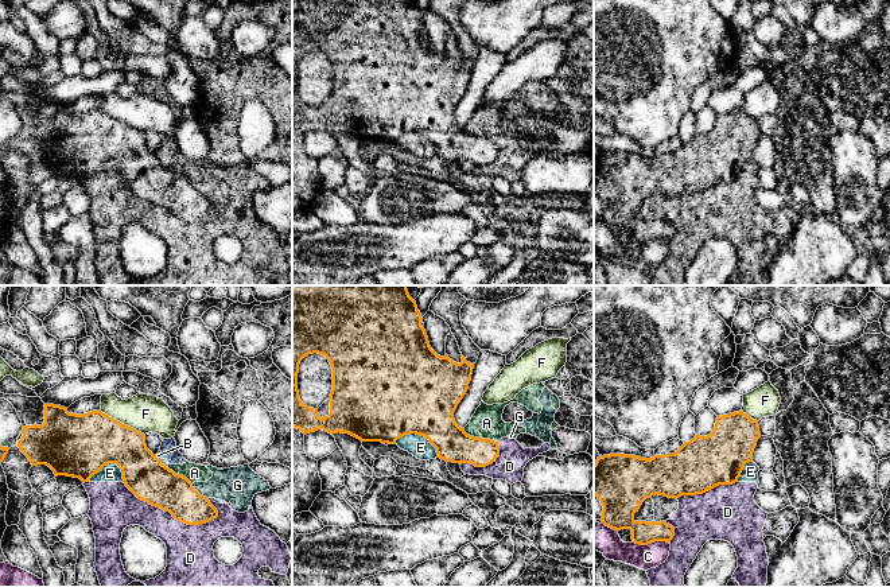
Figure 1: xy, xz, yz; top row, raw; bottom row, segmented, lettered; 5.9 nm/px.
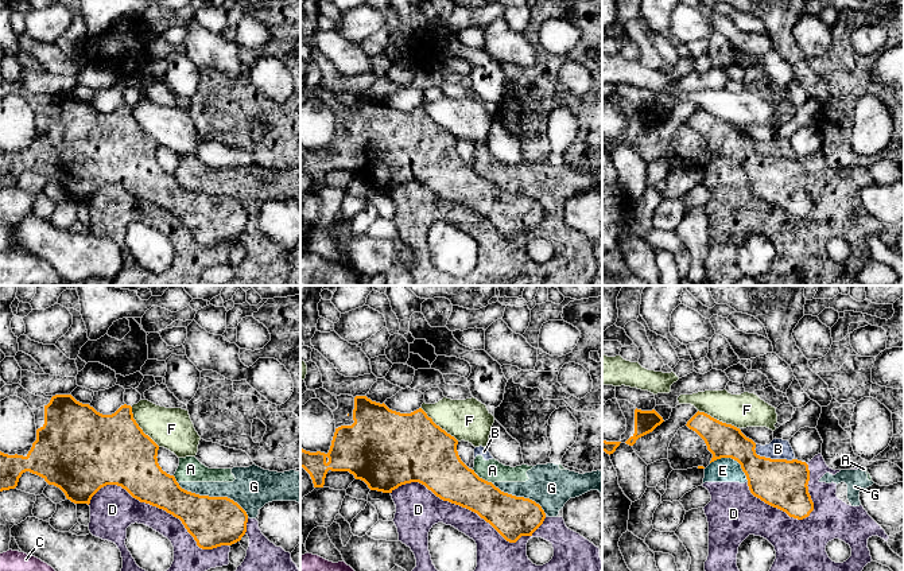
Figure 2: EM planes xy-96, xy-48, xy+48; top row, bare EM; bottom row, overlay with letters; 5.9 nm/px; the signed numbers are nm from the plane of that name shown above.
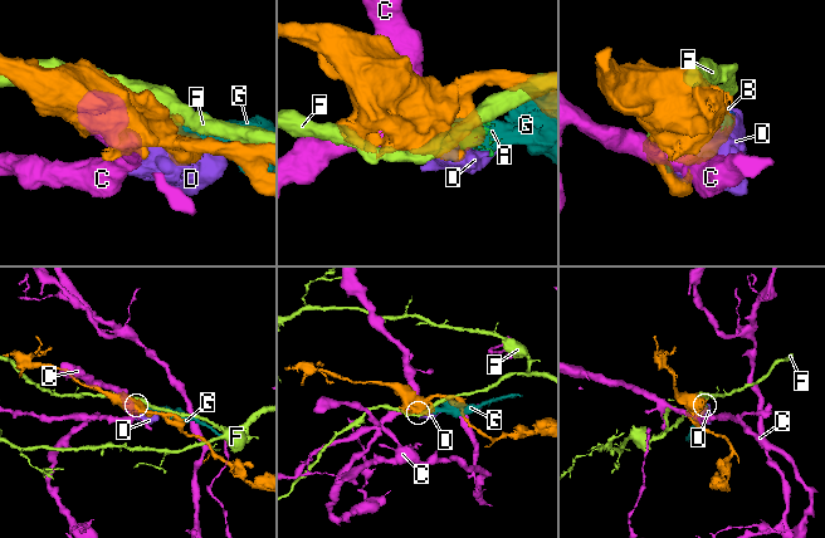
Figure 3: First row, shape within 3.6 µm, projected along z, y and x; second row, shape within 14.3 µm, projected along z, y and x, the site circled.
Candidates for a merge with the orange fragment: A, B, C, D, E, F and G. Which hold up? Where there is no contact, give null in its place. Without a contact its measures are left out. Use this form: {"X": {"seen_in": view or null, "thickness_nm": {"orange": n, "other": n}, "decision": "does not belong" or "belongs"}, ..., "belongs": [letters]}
{"A": {"seen_in": "xz", "thickness_nm": {"orange": 200, "other": 190}, "decision": "does not belong"}, "B": {"seen_in": "xy", "thickness_nm": {"orange": 240, "other": 20}, "decision": "does not belong"}, "C": {"seen_in": "yz", "thickness_nm": {"orange": 180, "other": 150}, "decision": "does not belong"}, "D": {"seen_in": "xy", "thickness_nm": {"orange": 240, "other": 280}, "decision": "does not belong"}, "E": {"seen_in": "xz", "thickness_nm": {"orange": 500, "other": 130}, "decision": "does not belong"}, "F": {"seen_in": "xy", "thickness_nm": {"orange": 340, "other": 220}, "decision": "does not belong"}, "G": {"seen_in": "xy", "thickness_nm": {"orange": 240, "other": 220}, "decision": "does not belong"}, "belongs": []}

